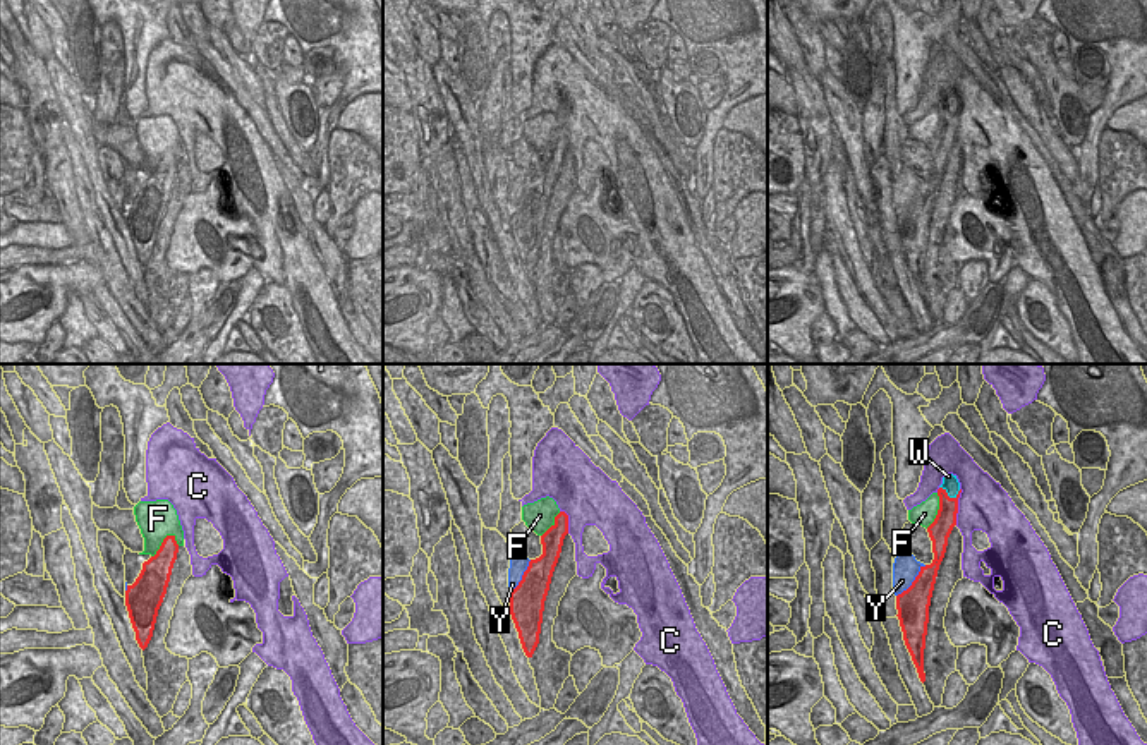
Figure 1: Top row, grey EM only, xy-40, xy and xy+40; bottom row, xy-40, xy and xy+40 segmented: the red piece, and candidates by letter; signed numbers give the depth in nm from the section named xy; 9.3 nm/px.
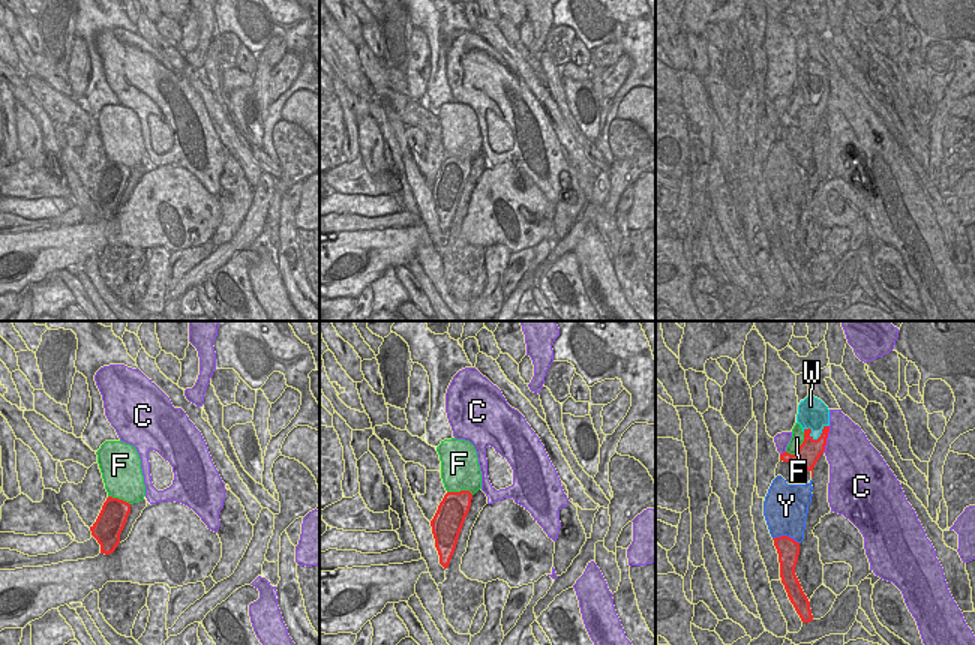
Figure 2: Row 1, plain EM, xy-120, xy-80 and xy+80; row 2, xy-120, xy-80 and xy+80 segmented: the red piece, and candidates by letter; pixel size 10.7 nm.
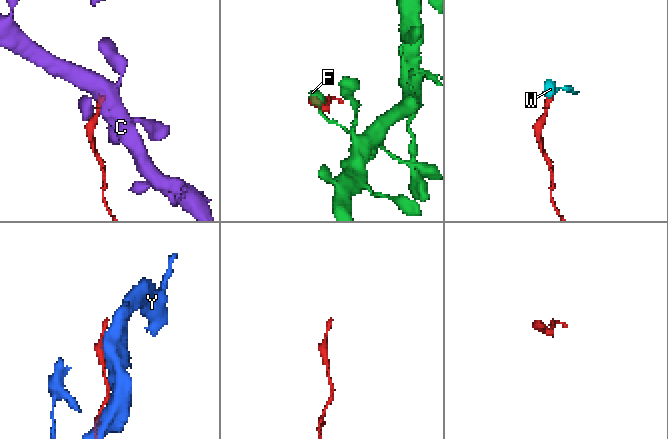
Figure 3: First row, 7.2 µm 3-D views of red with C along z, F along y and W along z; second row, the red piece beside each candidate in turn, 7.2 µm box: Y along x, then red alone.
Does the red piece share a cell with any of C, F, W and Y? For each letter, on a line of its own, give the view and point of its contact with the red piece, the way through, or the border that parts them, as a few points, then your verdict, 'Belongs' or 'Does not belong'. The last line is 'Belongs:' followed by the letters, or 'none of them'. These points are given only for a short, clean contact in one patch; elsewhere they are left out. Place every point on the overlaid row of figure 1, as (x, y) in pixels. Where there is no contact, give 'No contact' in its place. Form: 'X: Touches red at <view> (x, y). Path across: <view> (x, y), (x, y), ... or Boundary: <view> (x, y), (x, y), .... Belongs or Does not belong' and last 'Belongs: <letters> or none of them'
C: Touches red at xy+40 (957, 507). Does not belong
F: Touches red at xy-40 (162, 543). Does not belong
W: Touches red at xy+40 (948, 496). Path across: xy+40 (945, 520), (948, 496), (950, 483). Belongs
Y: Touches red at xy+40 (914, 581). Does not belong
Belongs: W.

